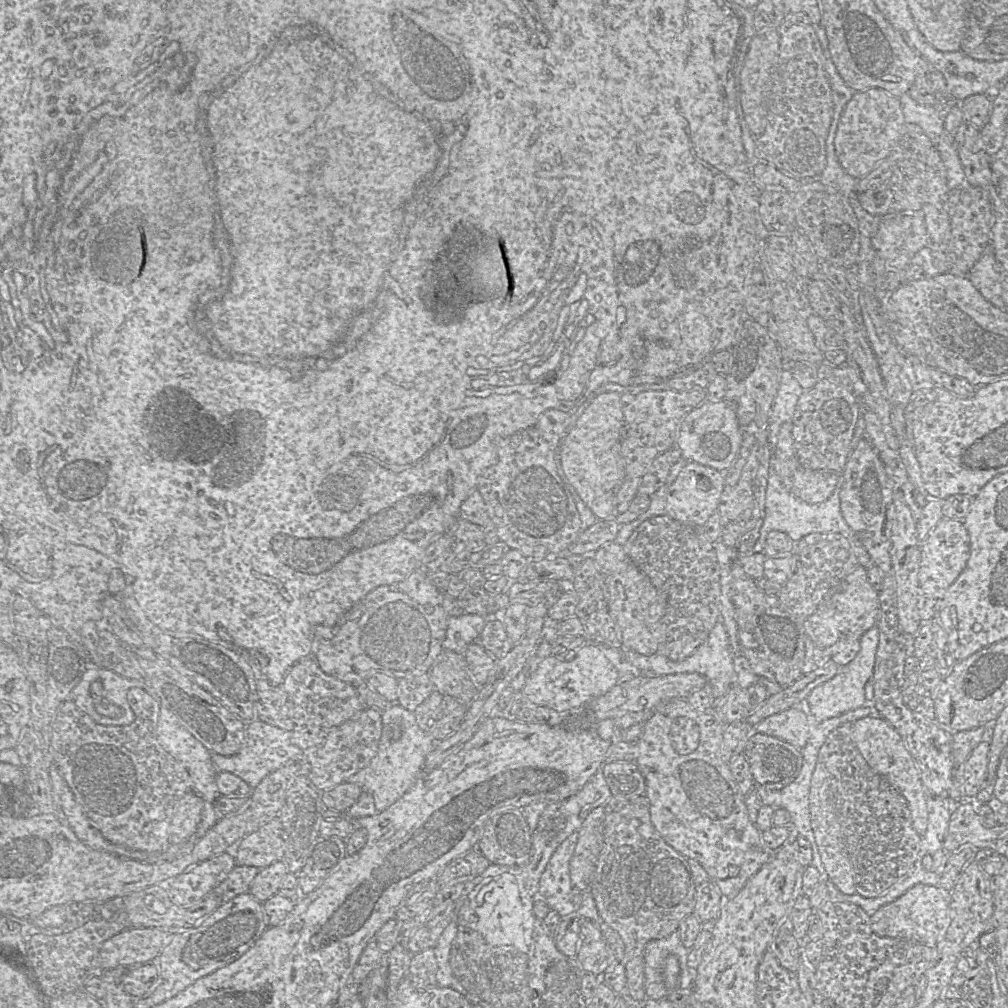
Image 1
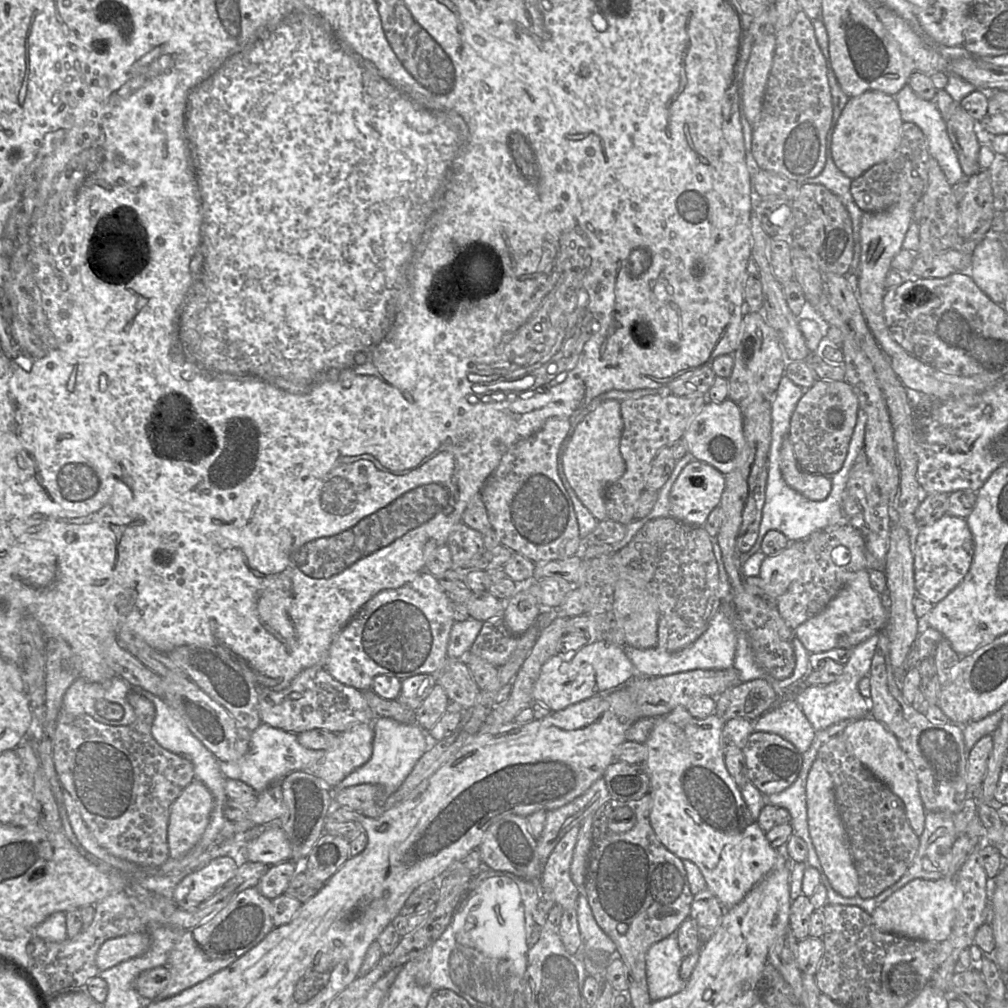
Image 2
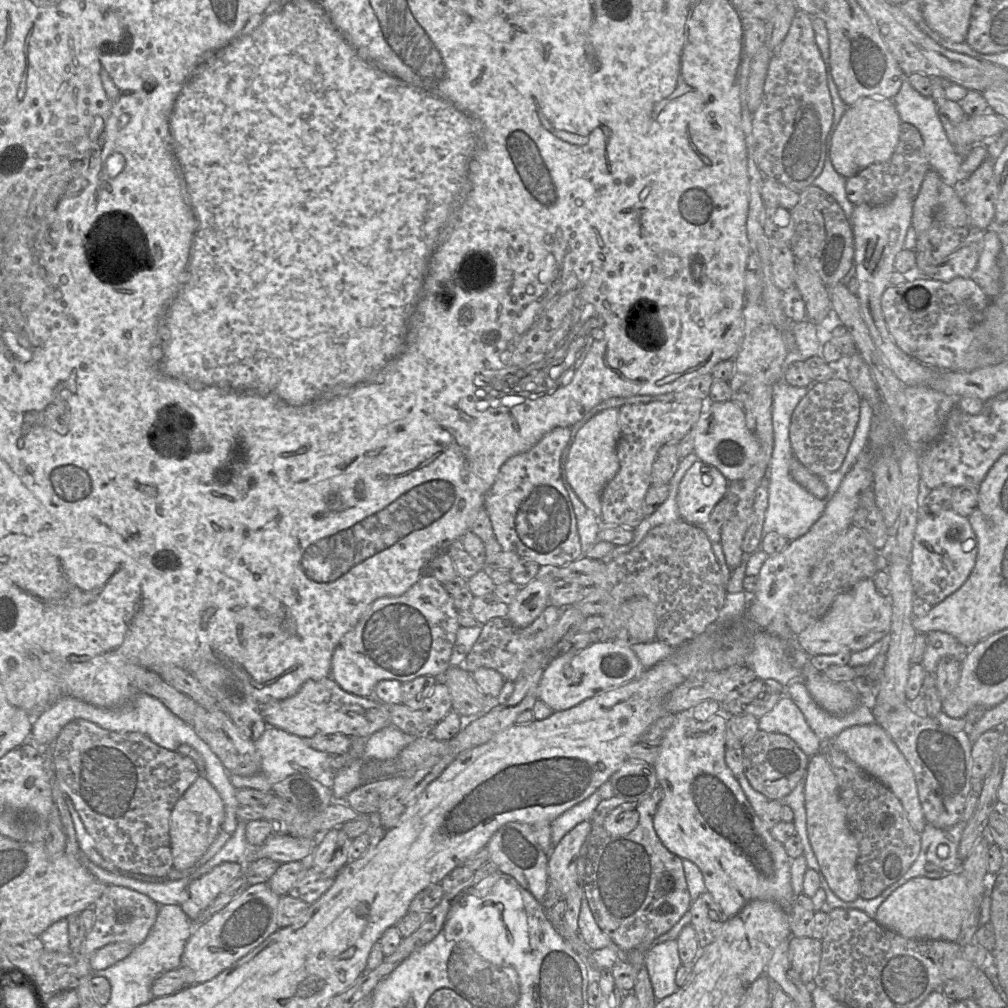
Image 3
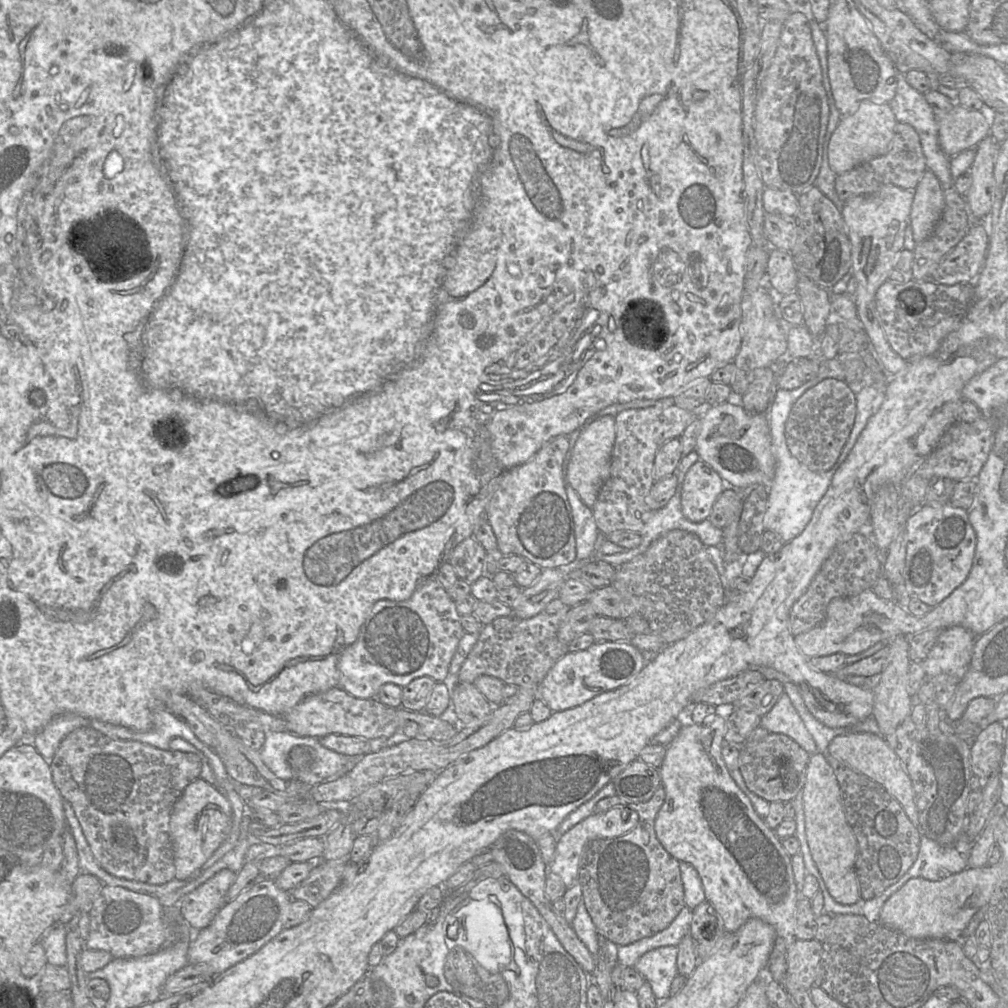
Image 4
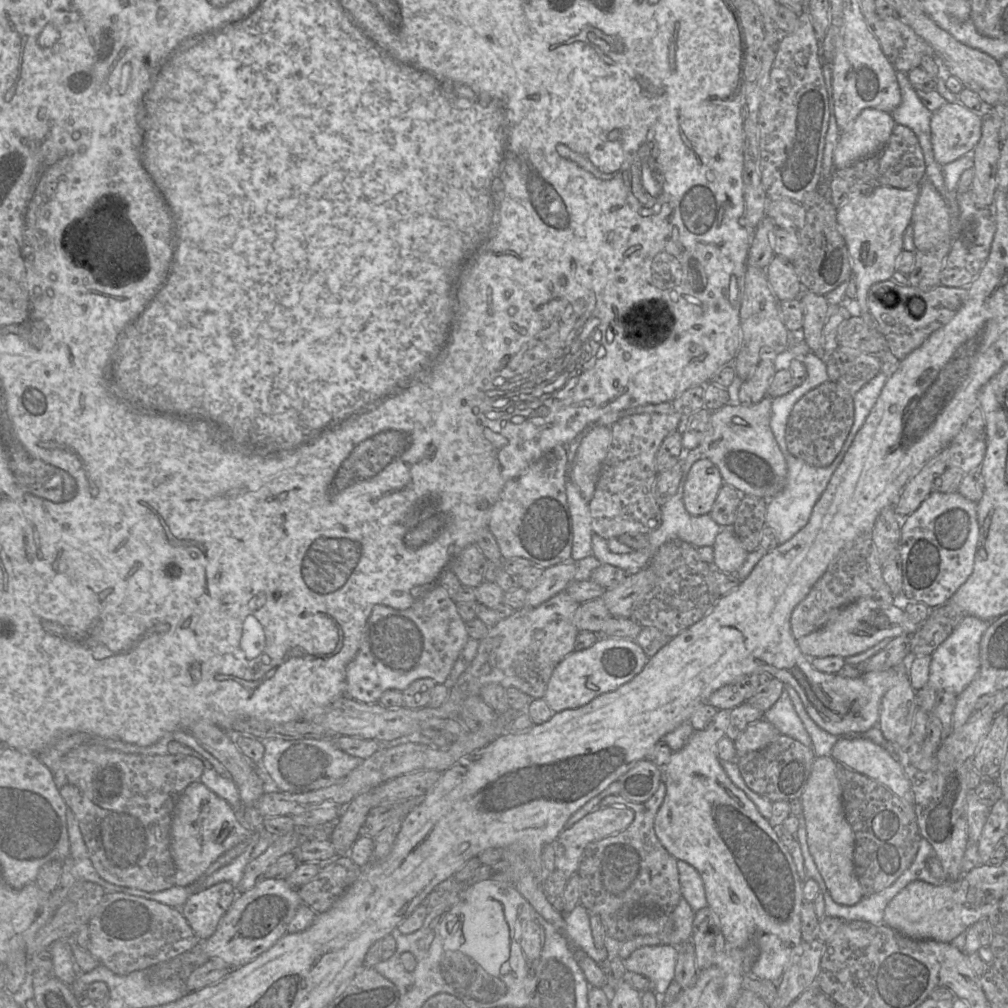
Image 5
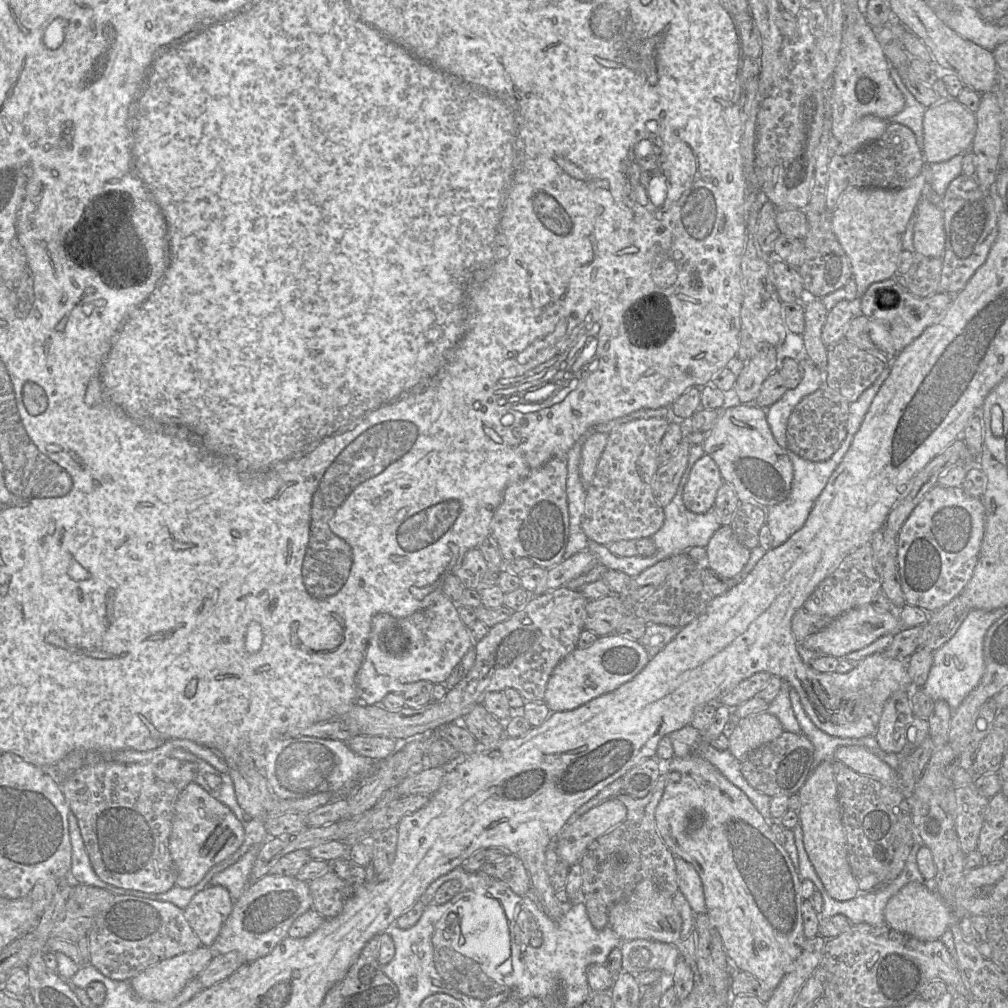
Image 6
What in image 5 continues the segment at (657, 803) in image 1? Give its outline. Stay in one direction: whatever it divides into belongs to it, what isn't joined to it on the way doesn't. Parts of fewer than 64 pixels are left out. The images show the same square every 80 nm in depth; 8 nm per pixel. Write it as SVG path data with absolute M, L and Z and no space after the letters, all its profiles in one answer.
M718 710L709 725L699 731L694 731L689 737L684 747L676 752L672 752L669 762L662 766L662 782L666 786L666 793L662 805L660 806L654 821L654 831L656 837L668 853L677 860L684 861L694 867L704 884L706 901L717 918L719 926L724 935L727 947L743 948L749 943L755 943L759 948L759 956L752 965L748 974L752 974L760 979L778 982L782 977L787 965L789 964L793 951L802 942L801 937L801 909L804 902L802 885L789 850L782 844L778 835L777 828L773 828L765 819L754 803L738 787L736 787L723 770L717 752L717 743L726 736L726 729L729 724L731 710Z

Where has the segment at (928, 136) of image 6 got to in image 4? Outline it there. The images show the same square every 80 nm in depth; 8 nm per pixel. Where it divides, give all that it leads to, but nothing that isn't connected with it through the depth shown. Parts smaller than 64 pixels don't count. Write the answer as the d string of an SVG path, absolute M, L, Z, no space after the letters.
M954 104L944 117L938 119L938 126L939 145L950 158L965 150L976 148L991 133L991 119L988 121L981 112L969 110L959 104Z

